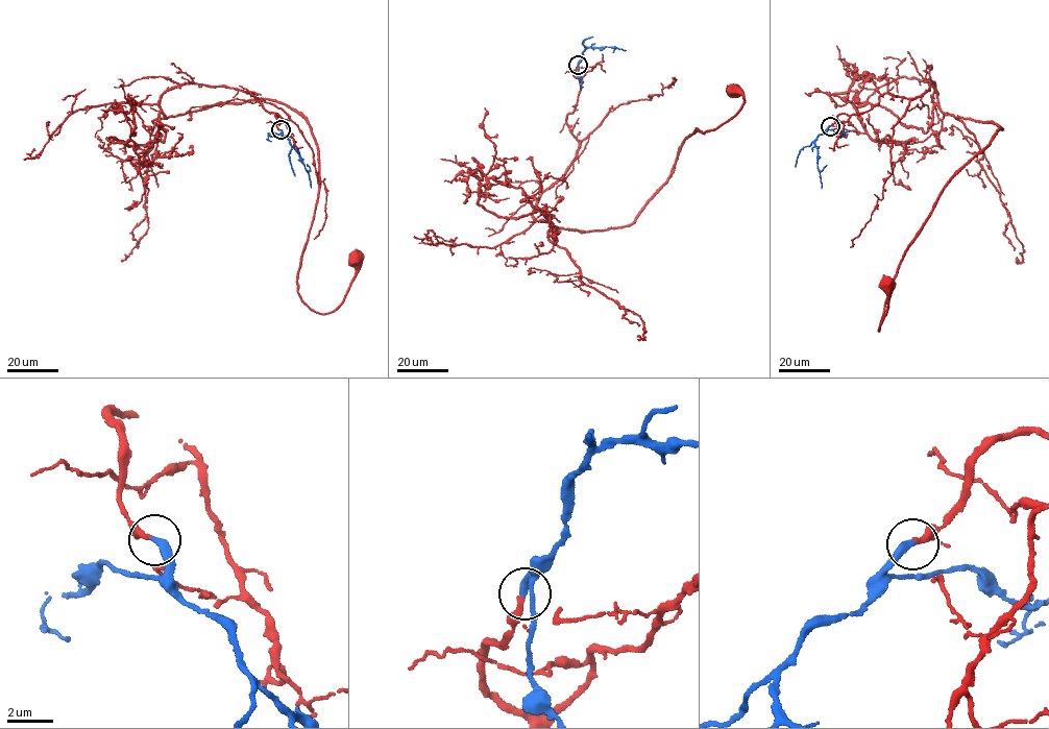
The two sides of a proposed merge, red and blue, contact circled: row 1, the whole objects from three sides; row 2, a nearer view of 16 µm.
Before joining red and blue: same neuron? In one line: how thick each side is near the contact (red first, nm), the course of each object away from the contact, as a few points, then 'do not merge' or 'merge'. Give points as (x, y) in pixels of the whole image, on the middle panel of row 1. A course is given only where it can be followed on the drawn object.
170/360 nm | red via (578, 65), (566, 120), (577, 159), (533, 212), (565, 229), (633, 223), (684, 140), (739, 112), (735, 91) | blue via (578, 65), (589, 47), (626, 50) | merge

